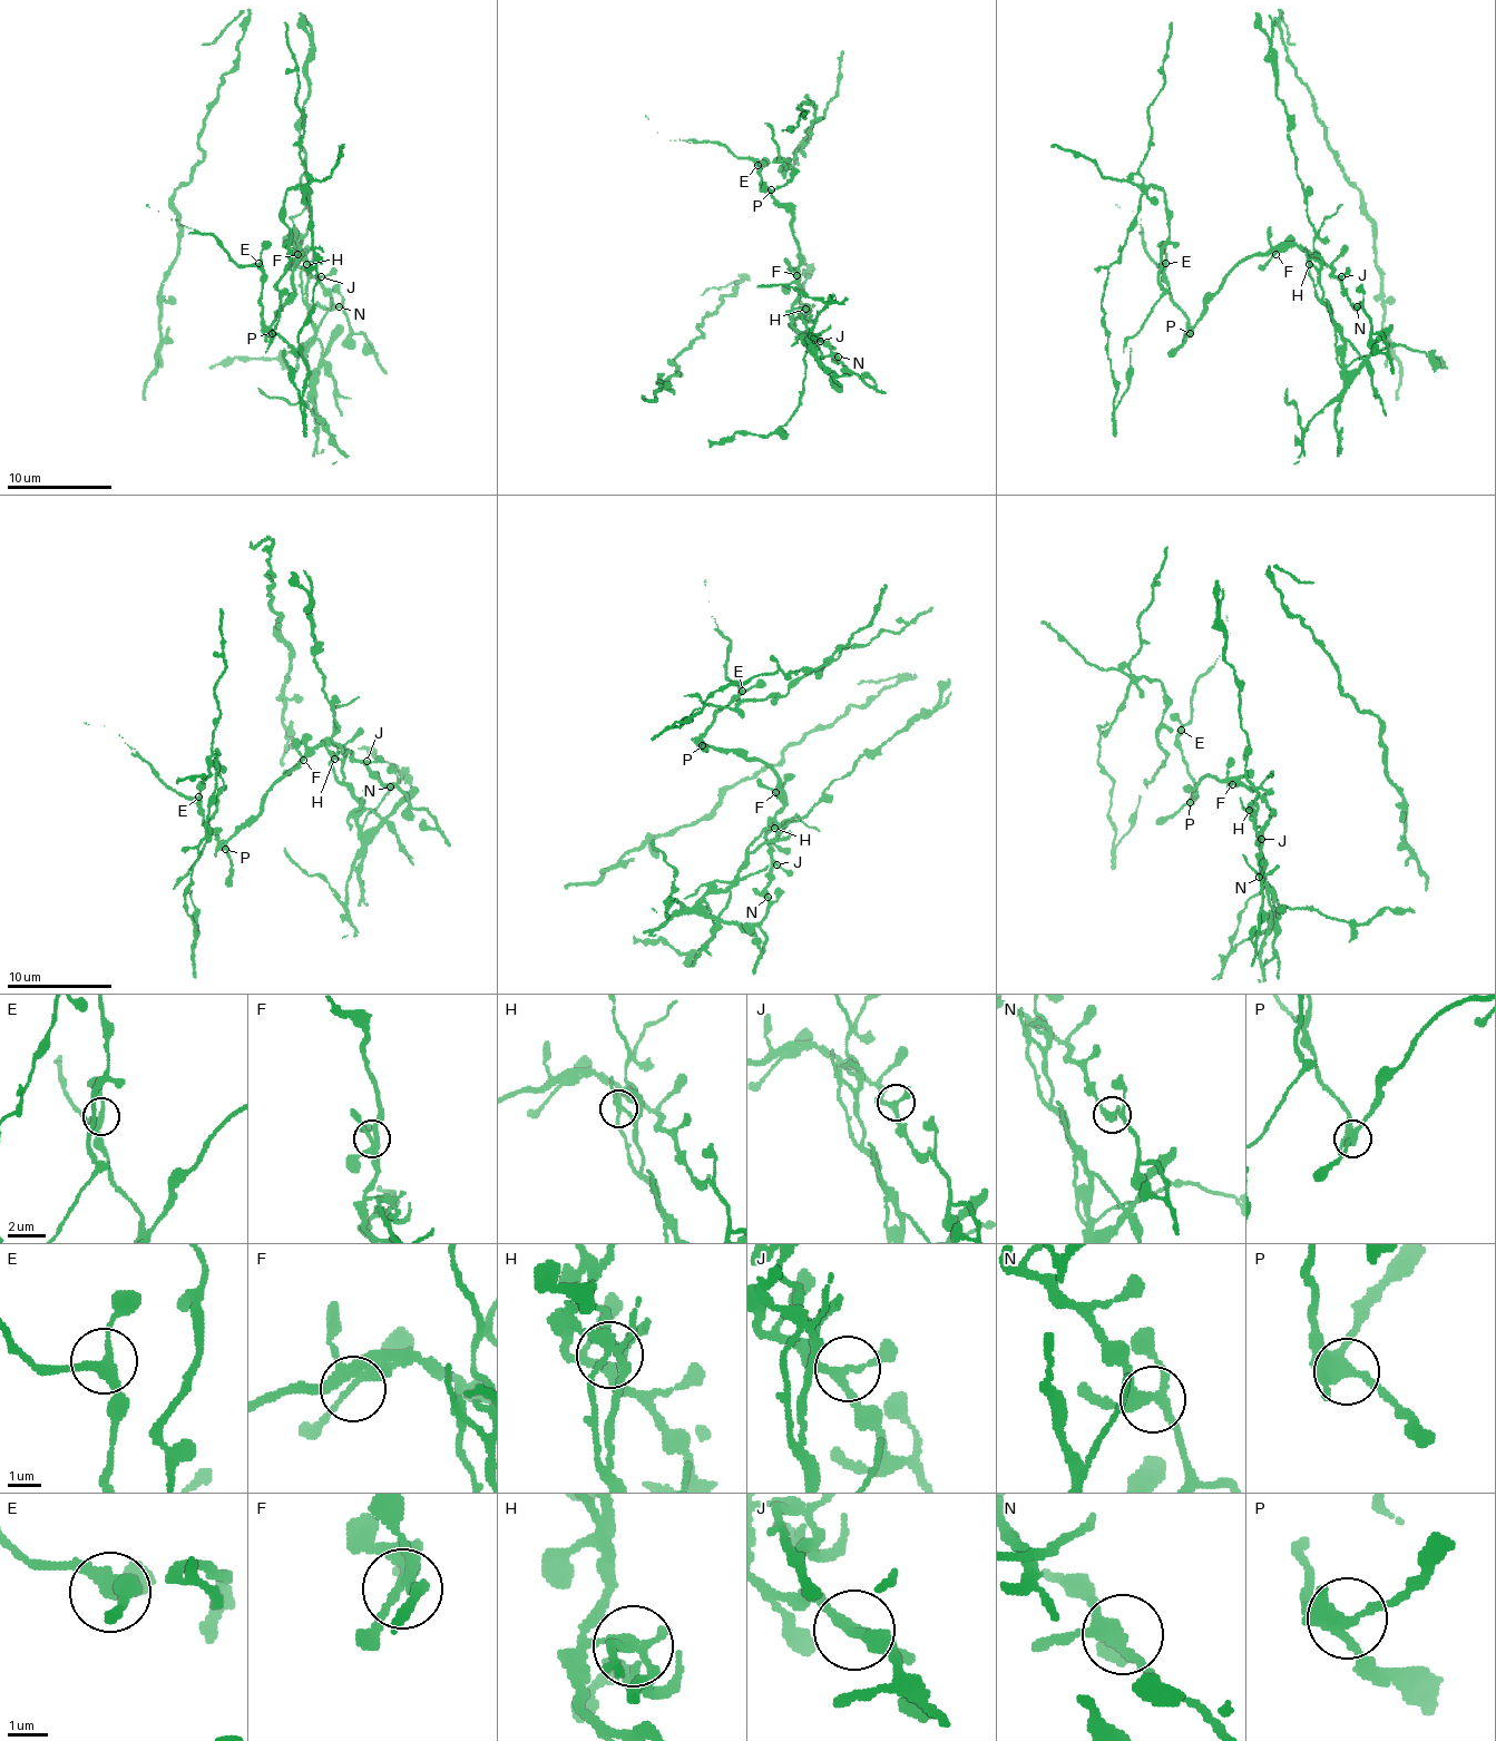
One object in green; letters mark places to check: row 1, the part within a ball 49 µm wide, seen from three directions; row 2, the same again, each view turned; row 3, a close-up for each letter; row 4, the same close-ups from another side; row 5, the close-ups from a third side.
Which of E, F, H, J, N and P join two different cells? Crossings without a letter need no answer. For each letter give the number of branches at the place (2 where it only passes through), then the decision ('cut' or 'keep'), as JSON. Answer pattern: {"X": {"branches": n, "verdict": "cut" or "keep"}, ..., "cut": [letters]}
{"E": {"branches": 3, "verdict": "keep"}, "F": {"branches": 4, "verdict": "keep"}, "H": {"branches": 4, "verdict": "cut"}, "J": {"branches": 3, "verdict": "keep"}, "N": {"branches": 4, "verdict": "keep"}, "P": {"branches": 4, "verdict": "keep"}, "cut": ["H"]}

